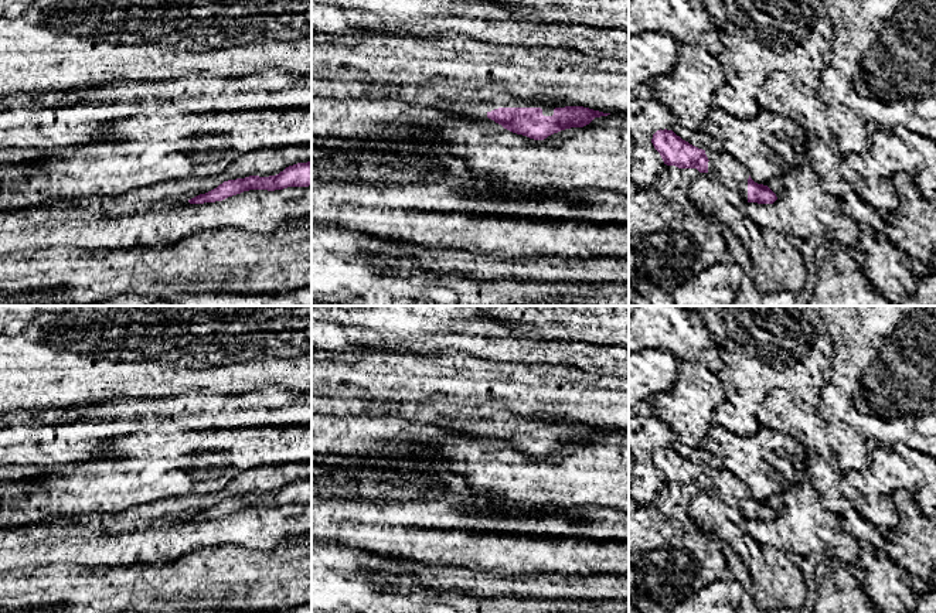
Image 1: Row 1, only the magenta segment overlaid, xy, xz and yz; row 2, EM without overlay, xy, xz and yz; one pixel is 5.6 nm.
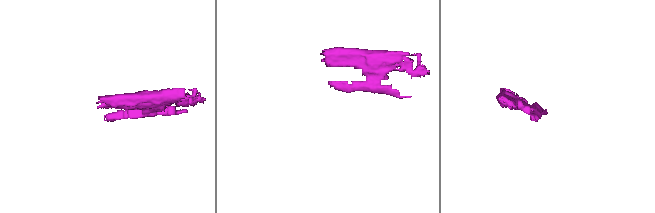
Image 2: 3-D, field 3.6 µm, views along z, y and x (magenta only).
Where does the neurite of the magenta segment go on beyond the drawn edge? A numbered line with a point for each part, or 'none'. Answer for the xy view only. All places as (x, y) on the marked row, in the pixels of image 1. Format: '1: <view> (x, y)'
none

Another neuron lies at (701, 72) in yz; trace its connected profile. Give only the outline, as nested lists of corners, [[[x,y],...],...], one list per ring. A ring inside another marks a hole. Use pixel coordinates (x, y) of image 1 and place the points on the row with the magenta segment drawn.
[[[678,44],[678,55],[674,69],[654,81],[654,98],[667,106],[681,125],[700,130],[701,122],[712,108],[717,91],[725,84],[725,74],[718,57],[714,57],[698,44]]]

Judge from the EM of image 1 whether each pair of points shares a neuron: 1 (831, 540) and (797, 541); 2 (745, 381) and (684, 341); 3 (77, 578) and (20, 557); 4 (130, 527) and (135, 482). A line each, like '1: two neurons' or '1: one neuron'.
1: one neuron
2: two neurons
3: two neurons
4: two neurons

